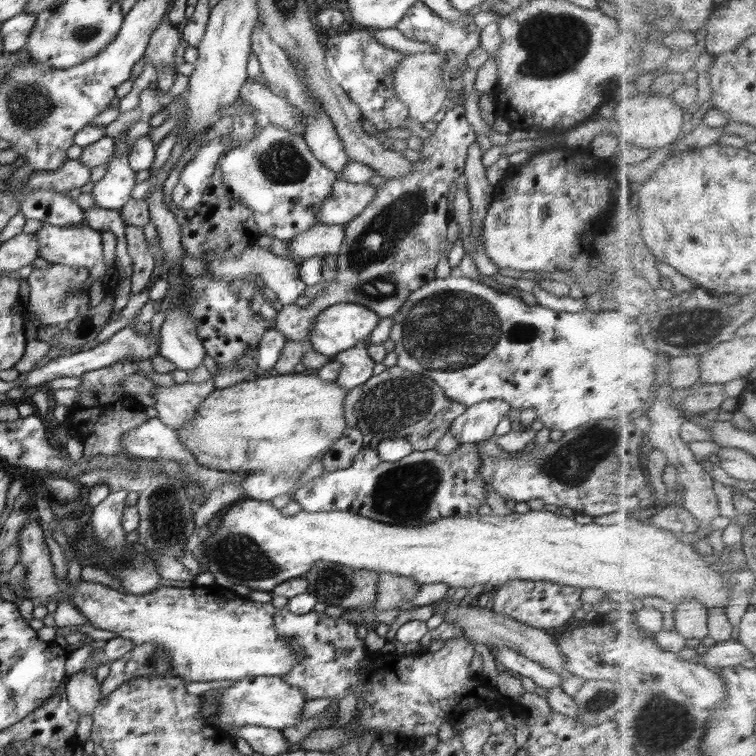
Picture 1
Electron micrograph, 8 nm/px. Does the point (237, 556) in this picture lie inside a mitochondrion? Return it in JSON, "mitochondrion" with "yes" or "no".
{"mitochondrion":"yes"}

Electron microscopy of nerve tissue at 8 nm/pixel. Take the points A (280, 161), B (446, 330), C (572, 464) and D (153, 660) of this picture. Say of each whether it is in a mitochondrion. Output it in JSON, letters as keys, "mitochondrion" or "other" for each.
{"A":"mitochondrion","B":"mitochondrion","C":"mitochondrion","D":"mitochondrion"}

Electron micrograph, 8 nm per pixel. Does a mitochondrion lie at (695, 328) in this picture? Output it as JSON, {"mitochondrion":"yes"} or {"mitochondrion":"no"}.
{"mitochondrion":"yes"}

